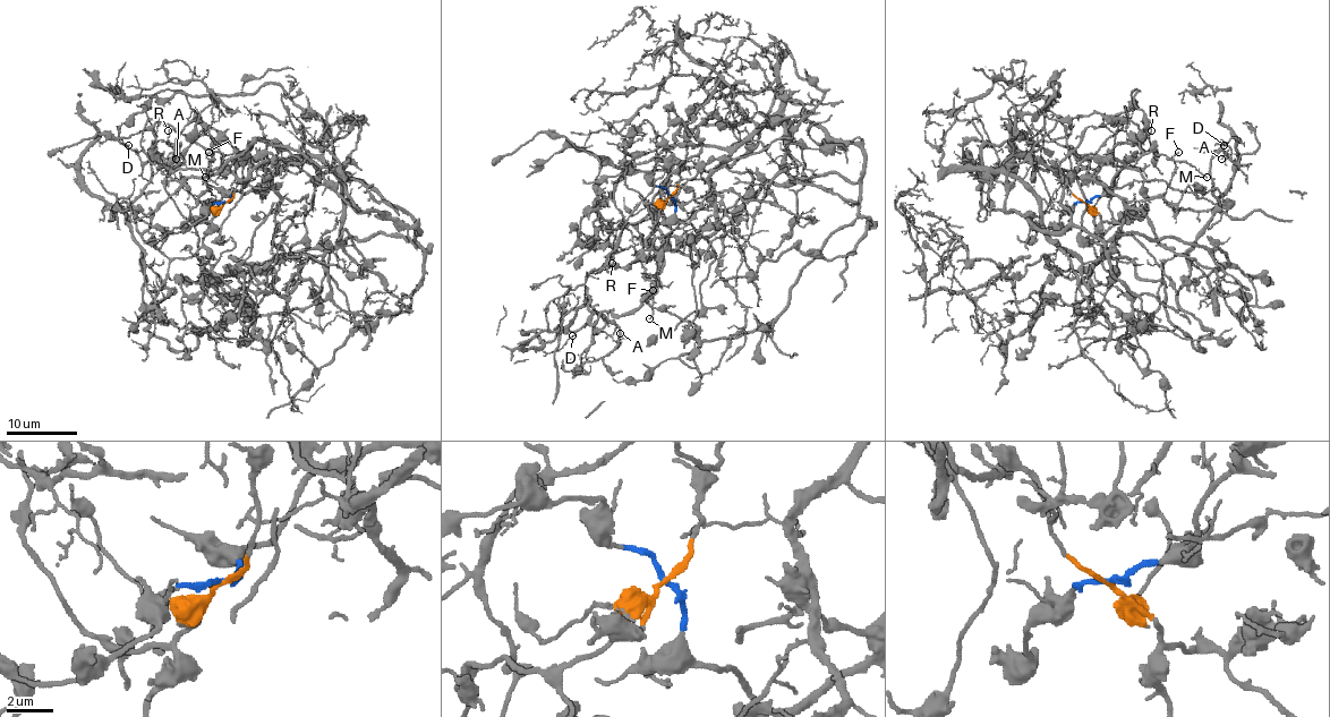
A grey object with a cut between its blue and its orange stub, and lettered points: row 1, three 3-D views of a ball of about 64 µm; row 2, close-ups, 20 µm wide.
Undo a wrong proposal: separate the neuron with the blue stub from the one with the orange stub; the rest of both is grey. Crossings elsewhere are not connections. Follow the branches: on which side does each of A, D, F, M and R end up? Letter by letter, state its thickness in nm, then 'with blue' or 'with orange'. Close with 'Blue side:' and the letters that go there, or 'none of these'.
A: calibre 100 nm; with orange
D: calibre 110 nm; with orange
F: calibre 120 nm; with blue
M: calibre 110 nm; with blue
R: calibre 120 nm; with blue
Blue side: F, M, R

